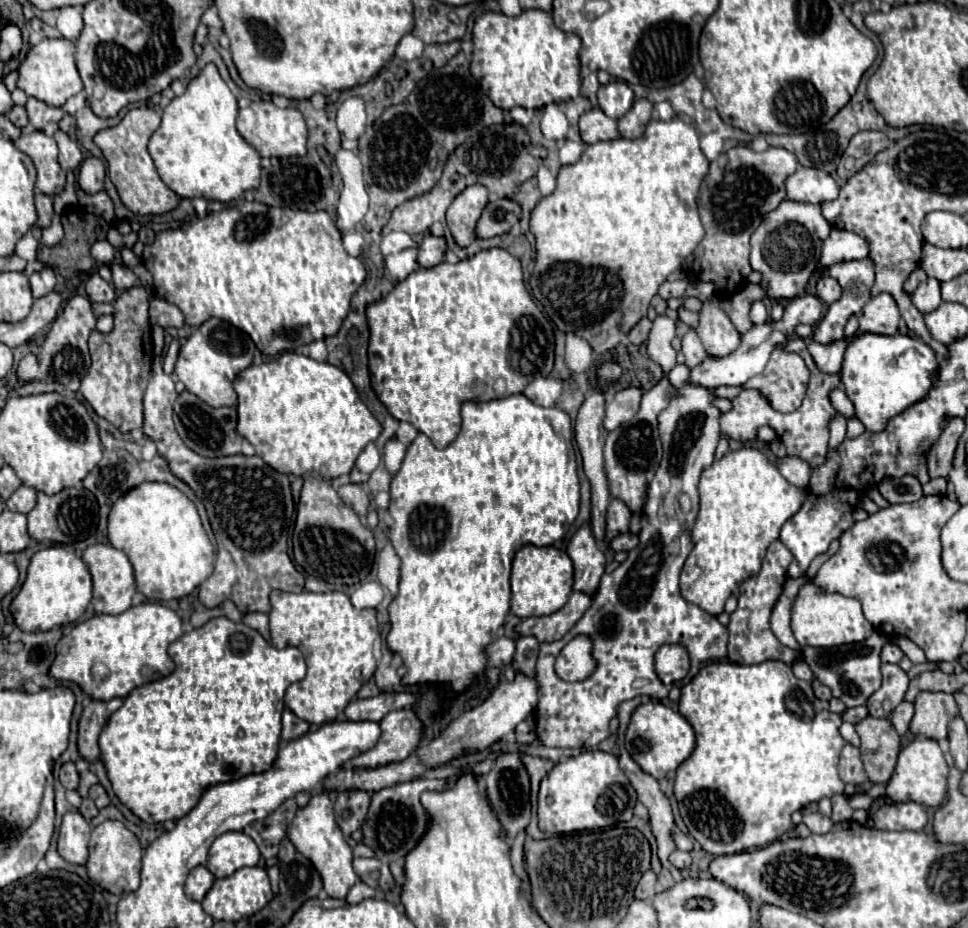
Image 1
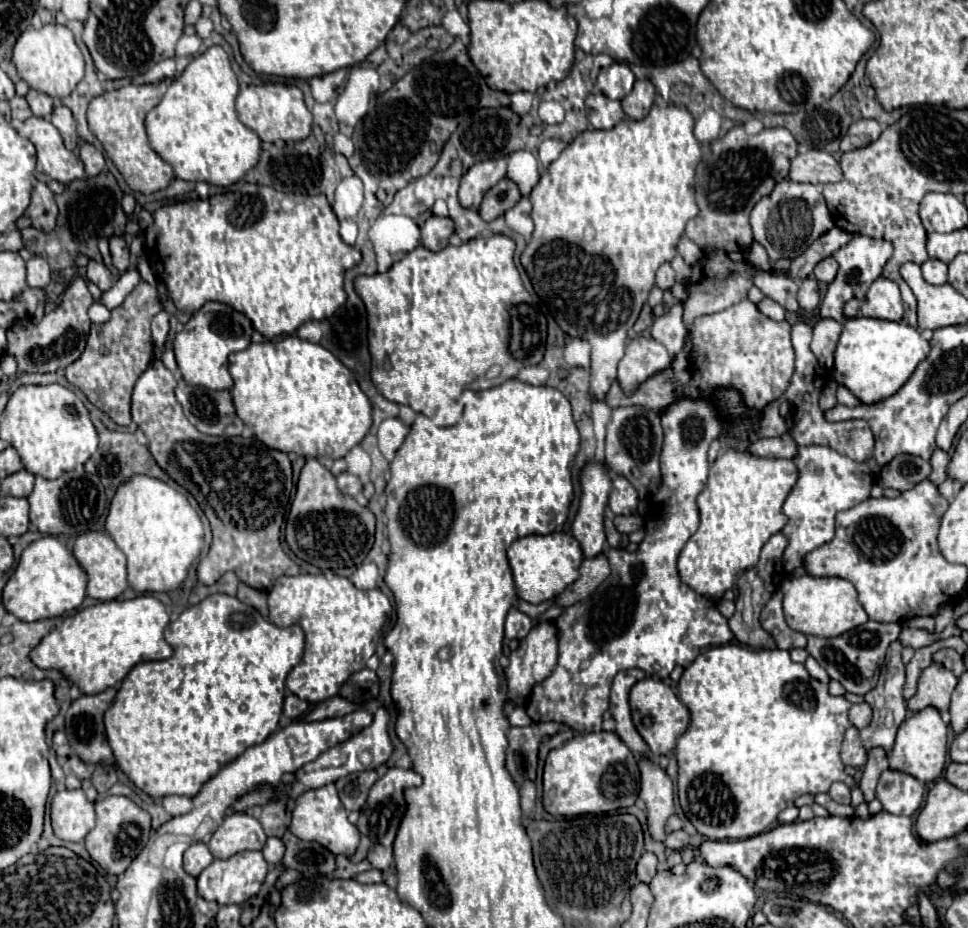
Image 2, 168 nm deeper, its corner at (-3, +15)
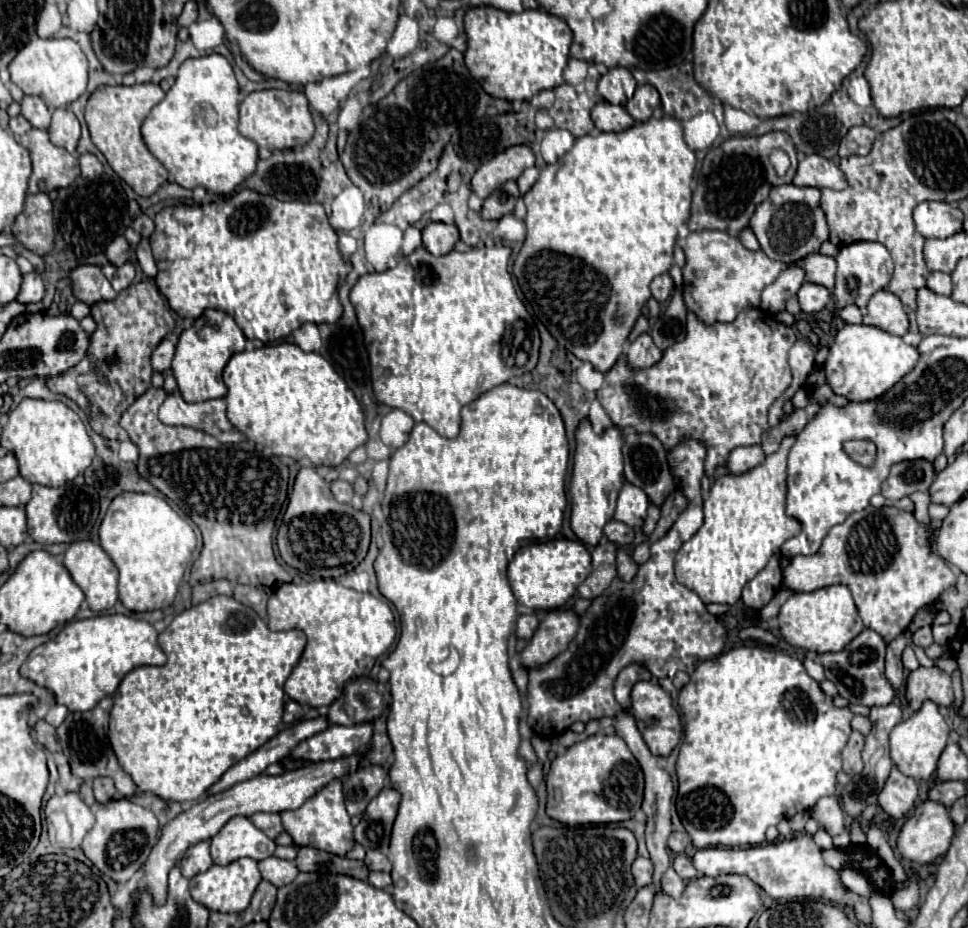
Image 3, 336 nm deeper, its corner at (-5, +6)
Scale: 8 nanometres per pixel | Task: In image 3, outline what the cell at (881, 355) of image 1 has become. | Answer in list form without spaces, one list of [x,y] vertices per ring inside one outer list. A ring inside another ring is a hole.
[[[846,324],[836,332],[834,342],[830,344],[828,358],[824,362],[824,374],[834,394],[864,402],[878,398],[886,390],[890,390],[890,386],[898,382],[898,378],[906,376],[914,368],[914,362],[918,362],[918,350],[904,344],[900,336],[884,332],[876,326]]]

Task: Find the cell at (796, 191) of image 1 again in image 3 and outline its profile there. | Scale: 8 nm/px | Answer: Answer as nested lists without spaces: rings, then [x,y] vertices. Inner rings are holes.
[[[810,154],[798,164],[794,184],[814,186],[814,188],[832,188],[832,190],[844,190],[848,186],[844,172],[832,160],[818,154]]]

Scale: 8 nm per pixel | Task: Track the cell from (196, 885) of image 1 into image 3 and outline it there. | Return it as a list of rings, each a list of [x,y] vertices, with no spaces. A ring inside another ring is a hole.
[[[202,840],[202,842],[190,846],[184,852],[184,856],[180,860],[180,870],[182,870],[182,874],[186,878],[192,878],[192,876],[196,876],[200,872],[206,872],[212,864],[214,862],[210,858],[210,844],[206,840]]]

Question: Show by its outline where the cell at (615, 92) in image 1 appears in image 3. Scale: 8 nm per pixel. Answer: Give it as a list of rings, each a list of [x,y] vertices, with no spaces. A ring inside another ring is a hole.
[[[610,68],[598,82],[598,92],[610,104],[626,104],[626,100],[634,94],[636,80],[626,68]]]

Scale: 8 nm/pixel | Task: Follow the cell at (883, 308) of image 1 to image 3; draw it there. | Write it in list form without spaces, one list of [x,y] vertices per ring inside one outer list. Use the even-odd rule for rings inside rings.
[[[888,290],[876,292],[866,308],[864,324],[882,328],[890,334],[904,336],[908,332],[908,316],[902,302]]]

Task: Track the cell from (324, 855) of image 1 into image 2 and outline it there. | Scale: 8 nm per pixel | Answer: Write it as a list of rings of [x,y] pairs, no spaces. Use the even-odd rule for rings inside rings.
[[[328,783],[320,789],[308,789],[296,799],[290,831],[302,841],[316,841],[324,845],[332,855],[346,855],[348,859],[356,853],[360,841],[360,831],[348,821],[348,813],[338,799],[334,783]]]

